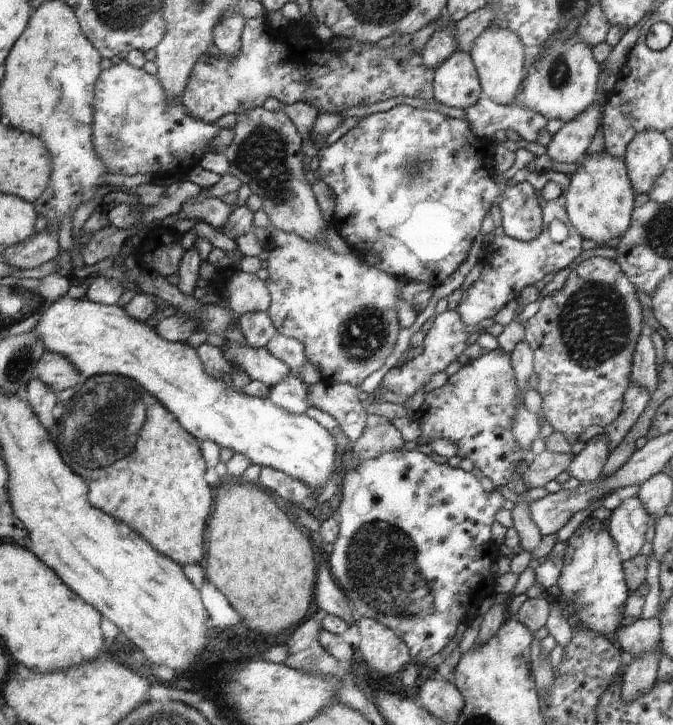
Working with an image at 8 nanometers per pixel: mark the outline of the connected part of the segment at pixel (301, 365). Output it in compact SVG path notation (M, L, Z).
M278 332L272 342L268 344L270 349L280 360L291 366L294 376L298 376L300 380L304 380L304 368L308 366L308 354L306 354L306 346L297 338L286 336L282 332Z

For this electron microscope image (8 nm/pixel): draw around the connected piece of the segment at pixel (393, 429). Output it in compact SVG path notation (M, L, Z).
M370 413L368 426L364 432L360 440L352 443L356 462L366 462L386 452L404 451L408 444L393 420L389 420L386 416Z

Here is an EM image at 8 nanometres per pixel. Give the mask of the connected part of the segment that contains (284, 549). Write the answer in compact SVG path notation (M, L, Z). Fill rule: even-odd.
M259 482L250 484L228 484L218 490L216 514L210 522L210 550L208 550L208 578L224 592L236 610L244 616L250 628L280 636L288 628L296 628L314 606L316 582L318 582L318 562L310 538L292 522L292 518L262 490Z

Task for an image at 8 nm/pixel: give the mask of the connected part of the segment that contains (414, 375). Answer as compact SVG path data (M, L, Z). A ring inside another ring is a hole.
M447 309L444 313L436 316L433 327L428 332L424 340L424 351L421 355L410 359L408 364L404 366L394 366L385 375L384 392L380 394L380 398L384 402L393 402L394 404L406 404L410 398L414 398L418 394L418 390L426 384L432 382L432 378L440 372L444 372L452 362L458 362L460 355L466 350L466 338L464 330L466 324L460 318L460 310Z

